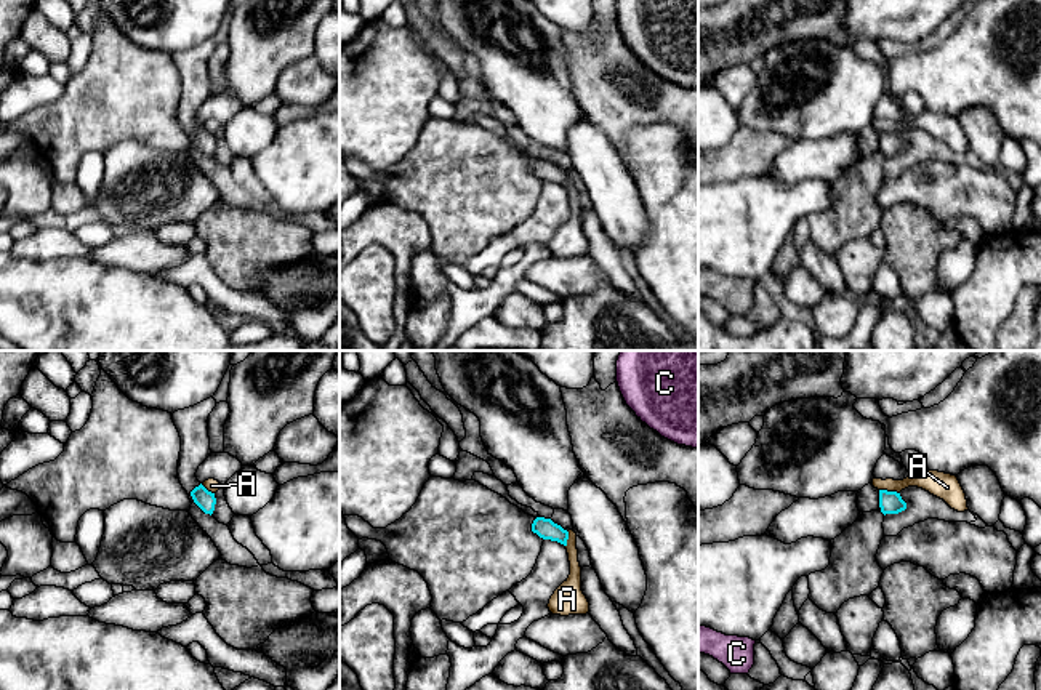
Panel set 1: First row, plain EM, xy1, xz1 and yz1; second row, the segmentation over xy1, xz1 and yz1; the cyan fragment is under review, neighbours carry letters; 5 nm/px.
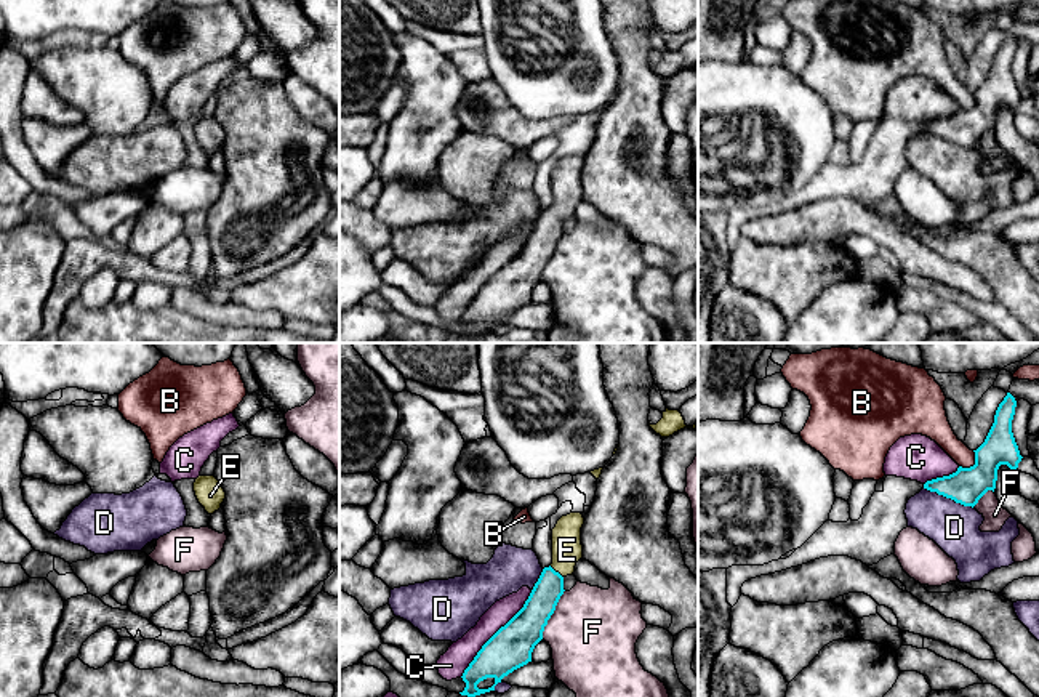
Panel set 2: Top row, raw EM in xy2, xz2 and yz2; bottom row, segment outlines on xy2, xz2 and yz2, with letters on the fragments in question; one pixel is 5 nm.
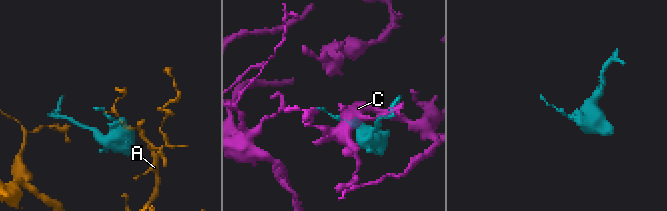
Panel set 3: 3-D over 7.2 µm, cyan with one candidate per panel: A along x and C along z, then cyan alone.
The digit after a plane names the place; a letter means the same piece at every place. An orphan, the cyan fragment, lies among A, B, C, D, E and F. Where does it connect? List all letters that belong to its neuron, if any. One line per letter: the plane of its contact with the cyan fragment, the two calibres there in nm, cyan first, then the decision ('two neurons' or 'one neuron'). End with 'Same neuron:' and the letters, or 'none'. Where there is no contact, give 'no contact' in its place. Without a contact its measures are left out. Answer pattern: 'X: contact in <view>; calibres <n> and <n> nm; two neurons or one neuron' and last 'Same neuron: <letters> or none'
A: contact in yz1; calibres 110 and 120 nm; two neurons
B: contact in yz2; calibres 180 and 120 nm; two neurons
C: contact in xz2; calibres 220 and 140 nm; two neurons
D: contact in yz2; calibres 180 and 240 nm; two neurons
E: contact in xz2; calibres 150 and 160 nm; one neuron
F: contact in xz2; calibres 200 and 440 nm; two neurons
Same neuron: E

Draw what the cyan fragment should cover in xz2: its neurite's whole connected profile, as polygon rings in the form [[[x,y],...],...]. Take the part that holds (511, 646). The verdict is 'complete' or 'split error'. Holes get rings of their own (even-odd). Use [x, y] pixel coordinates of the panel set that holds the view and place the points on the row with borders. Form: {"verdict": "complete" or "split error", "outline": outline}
{"verdict": "split error", "outline": [[[570,513],[557,521],[552,529],[552,564],[543,569],[524,607],[482,646],[464,670],[461,678],[466,687],[459,692],[461,695],[475,697],[495,691],[495,686],[501,683],[504,676],[532,662],[532,652],[543,639],[544,626],[565,591],[564,578],[573,575],[576,562],[583,558],[583,524],[584,518],[581,513]]]}

